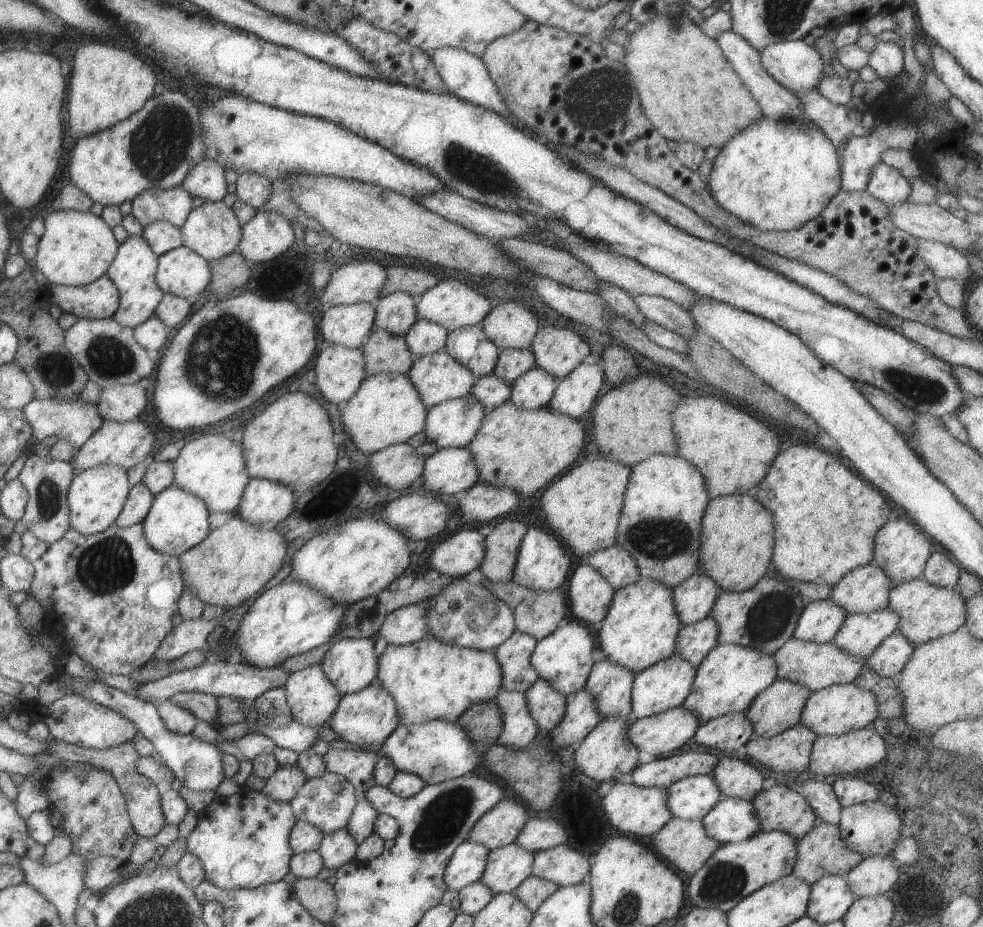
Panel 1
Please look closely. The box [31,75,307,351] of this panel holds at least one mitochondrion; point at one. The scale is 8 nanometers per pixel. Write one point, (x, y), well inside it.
(160, 144)

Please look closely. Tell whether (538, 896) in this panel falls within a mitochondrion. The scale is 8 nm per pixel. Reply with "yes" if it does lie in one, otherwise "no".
no

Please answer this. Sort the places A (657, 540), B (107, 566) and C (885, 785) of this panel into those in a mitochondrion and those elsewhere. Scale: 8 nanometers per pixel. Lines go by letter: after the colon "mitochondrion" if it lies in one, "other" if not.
A: mitochondrion
B: mitochondrion
C: other

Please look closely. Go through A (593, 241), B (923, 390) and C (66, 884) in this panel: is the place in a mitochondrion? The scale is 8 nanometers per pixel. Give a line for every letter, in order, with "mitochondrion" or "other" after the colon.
A: other
B: mitochondrion
C: other

